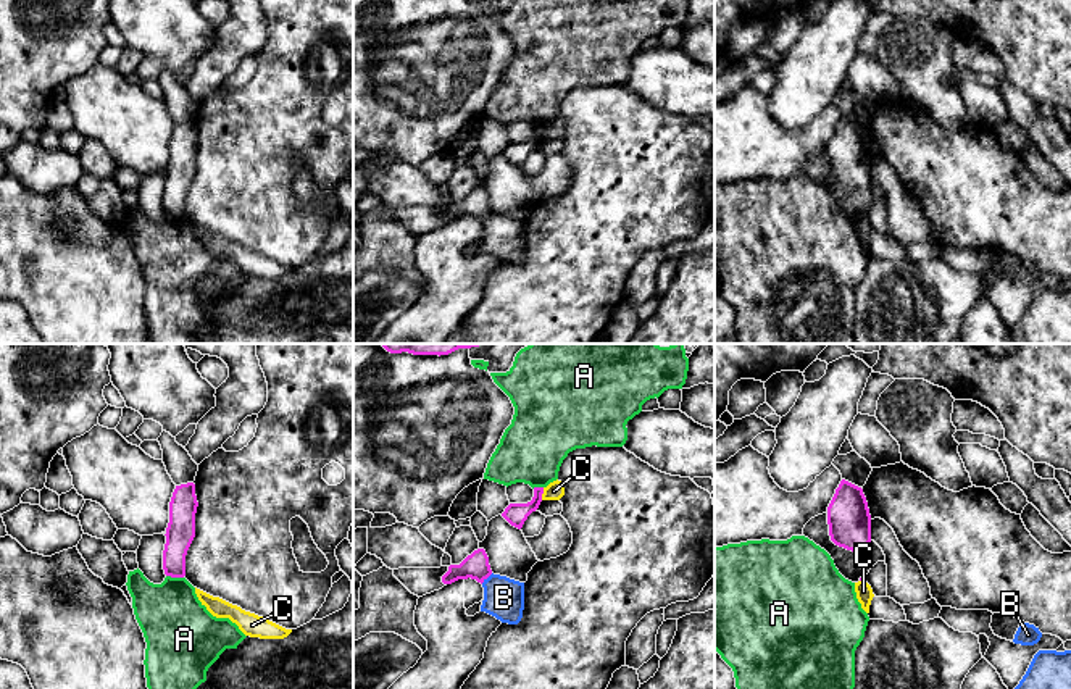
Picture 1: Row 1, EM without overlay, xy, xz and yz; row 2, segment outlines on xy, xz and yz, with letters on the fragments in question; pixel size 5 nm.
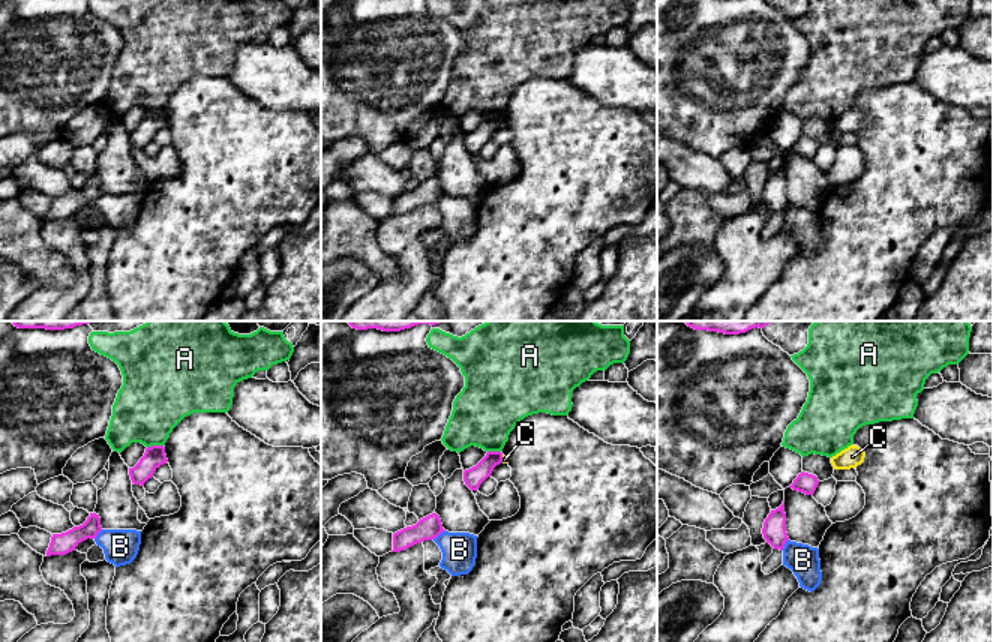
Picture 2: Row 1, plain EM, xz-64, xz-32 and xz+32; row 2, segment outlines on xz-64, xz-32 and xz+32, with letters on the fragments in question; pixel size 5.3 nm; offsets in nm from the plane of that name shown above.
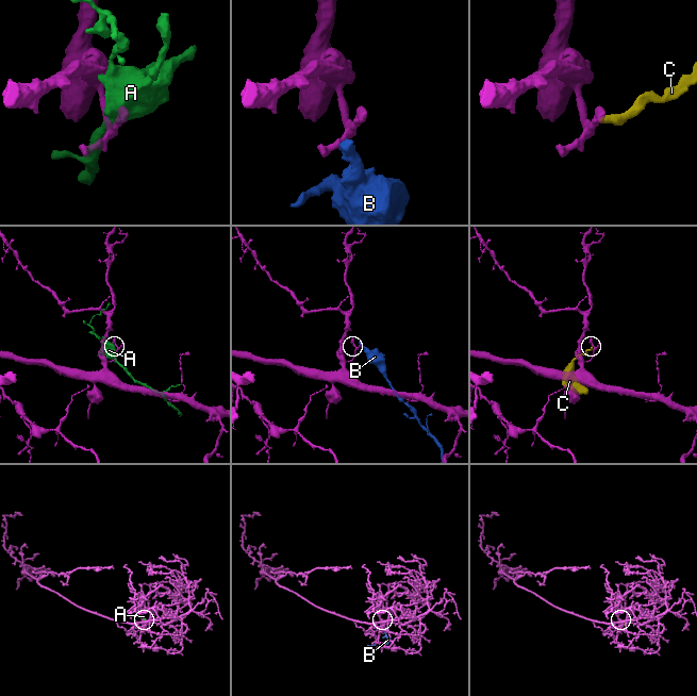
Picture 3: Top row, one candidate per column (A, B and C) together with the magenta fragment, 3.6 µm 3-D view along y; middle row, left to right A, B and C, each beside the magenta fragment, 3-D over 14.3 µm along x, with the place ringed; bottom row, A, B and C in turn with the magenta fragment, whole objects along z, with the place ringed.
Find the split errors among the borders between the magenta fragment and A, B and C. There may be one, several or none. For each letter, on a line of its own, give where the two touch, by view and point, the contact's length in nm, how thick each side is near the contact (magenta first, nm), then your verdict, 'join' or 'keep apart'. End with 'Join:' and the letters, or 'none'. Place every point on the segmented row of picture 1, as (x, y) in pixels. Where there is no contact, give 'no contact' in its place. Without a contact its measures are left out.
A: xy (175, 576) | 90 nm | 140/340 nm | keep apart
B: xz (486, 578) | 80 nm | 130/200 nm | keep apart
C: xz (542, 492) | 70 nm | 110/90 nm | keep apart
Join: none

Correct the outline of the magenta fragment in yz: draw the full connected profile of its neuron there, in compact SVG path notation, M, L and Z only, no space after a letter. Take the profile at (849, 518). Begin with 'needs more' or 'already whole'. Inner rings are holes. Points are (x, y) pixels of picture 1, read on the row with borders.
already whole | M842 479L827 507L831 541L847 550L865 550L871 542L871 515L863 489Z

